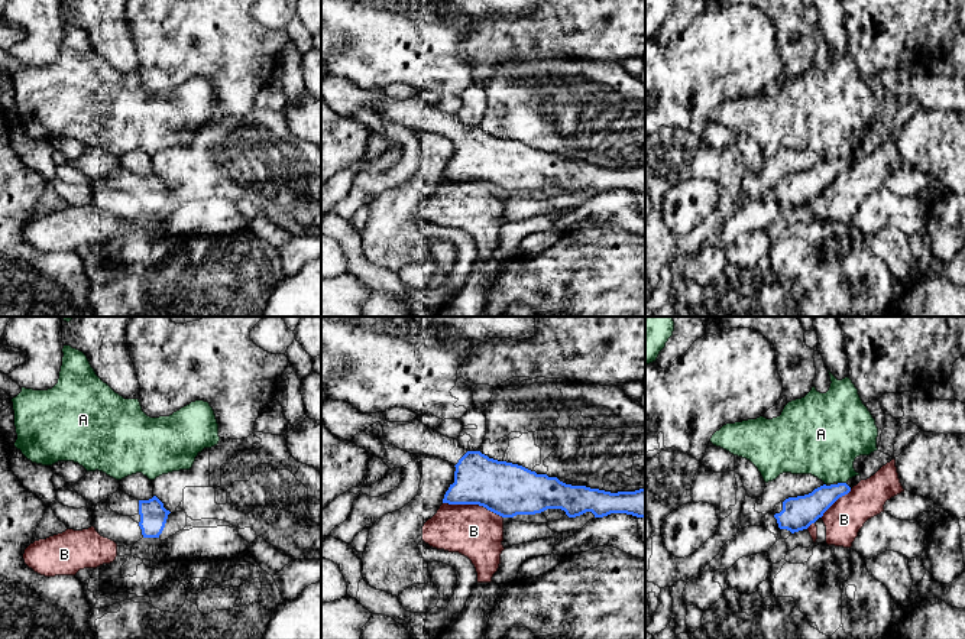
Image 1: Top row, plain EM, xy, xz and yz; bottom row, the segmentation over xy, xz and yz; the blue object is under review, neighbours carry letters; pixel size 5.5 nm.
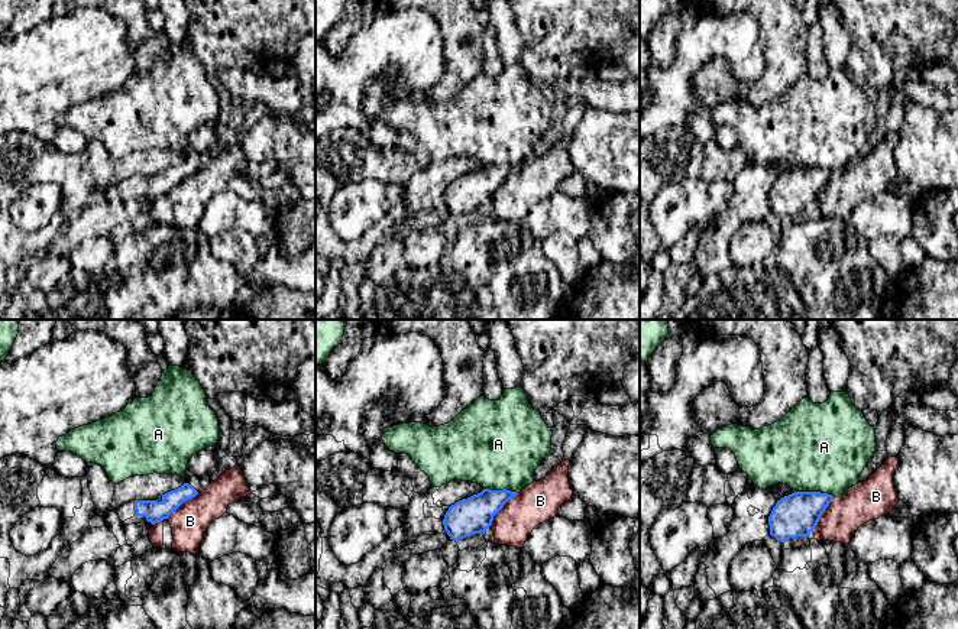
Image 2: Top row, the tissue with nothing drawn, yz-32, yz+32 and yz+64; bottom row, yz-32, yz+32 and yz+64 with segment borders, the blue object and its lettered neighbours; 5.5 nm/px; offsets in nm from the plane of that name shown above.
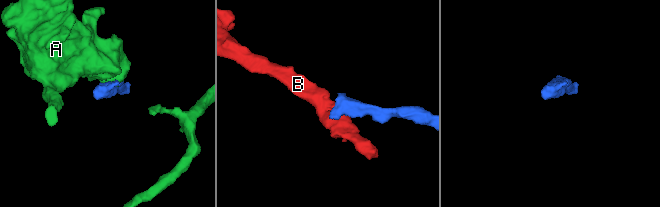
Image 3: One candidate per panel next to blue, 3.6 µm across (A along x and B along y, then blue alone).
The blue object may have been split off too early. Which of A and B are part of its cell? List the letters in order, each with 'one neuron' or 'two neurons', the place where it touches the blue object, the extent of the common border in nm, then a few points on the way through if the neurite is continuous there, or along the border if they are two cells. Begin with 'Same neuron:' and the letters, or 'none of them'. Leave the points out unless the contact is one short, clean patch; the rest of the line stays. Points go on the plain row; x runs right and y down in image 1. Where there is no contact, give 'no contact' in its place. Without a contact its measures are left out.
Same neuron: none of them
A: two neurons | yz (842, 159) | 50 nm
B: two neurons | xz (473, 179) | 340 nm | along xz (443, 178), (478, 179), (502, 194)

